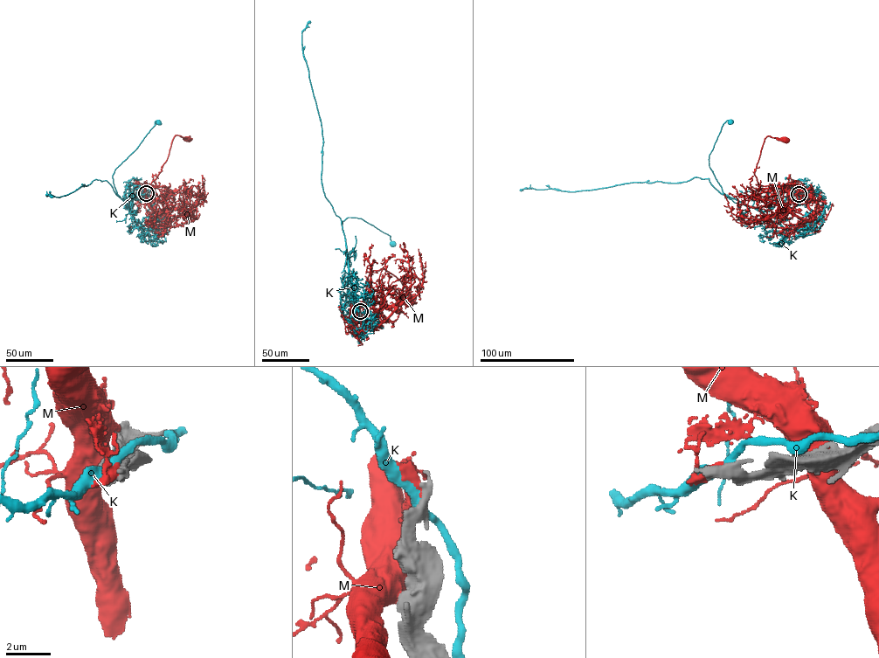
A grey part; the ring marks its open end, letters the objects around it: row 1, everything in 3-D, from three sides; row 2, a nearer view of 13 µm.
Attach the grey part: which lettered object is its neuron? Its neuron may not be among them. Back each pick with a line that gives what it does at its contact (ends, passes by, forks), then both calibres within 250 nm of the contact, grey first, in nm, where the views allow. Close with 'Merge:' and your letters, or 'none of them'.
Merge: none of them

